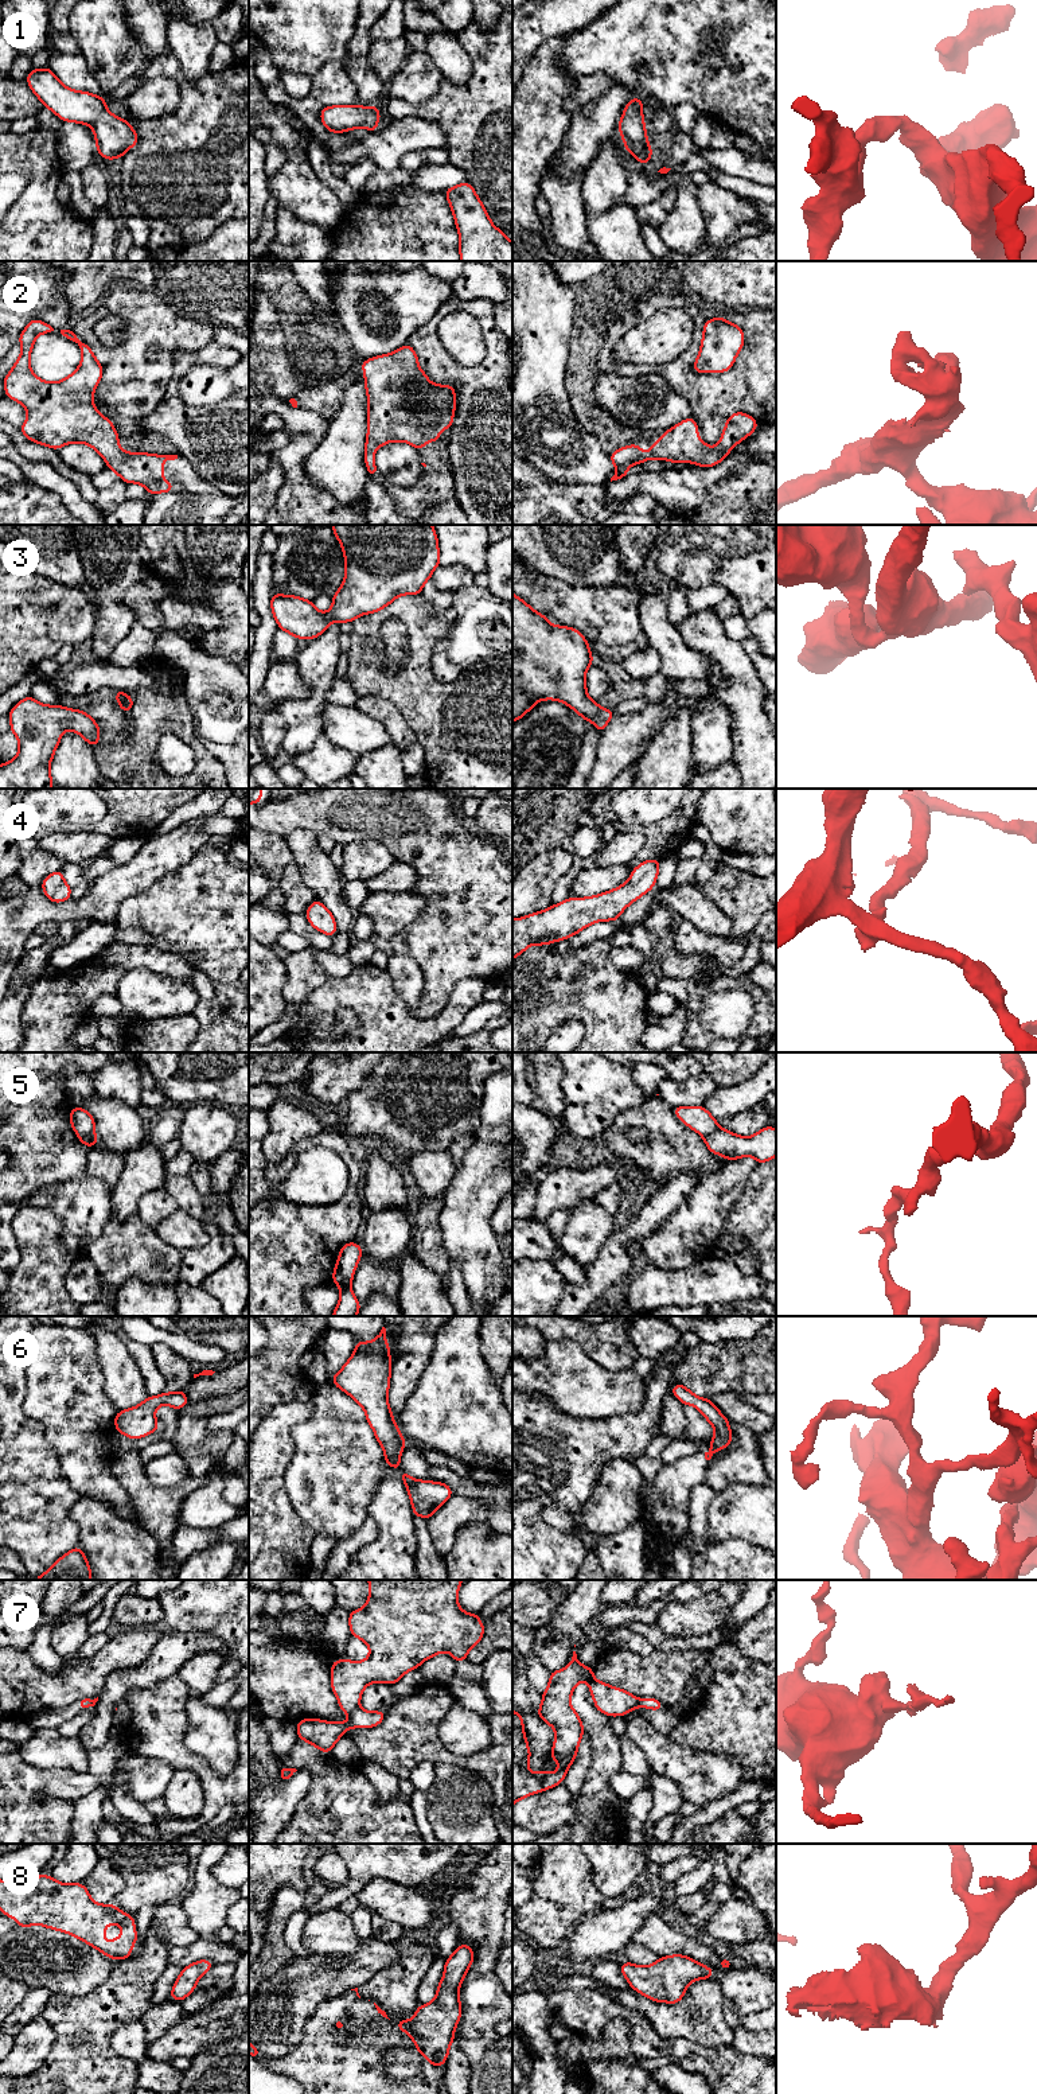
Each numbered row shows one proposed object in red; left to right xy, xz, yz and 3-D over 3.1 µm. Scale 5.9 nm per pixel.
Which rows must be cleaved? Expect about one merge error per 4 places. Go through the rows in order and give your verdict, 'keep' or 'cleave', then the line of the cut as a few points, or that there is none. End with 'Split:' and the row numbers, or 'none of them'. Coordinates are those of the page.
1: keep; cut none
2: keep; cut none
3: keep; cut none
4: keep; cut none
5: cleave; cut xy (93, 1133), (80, 1137)
6: keep; cut none
7: cleave; cut xz (358, 1707), (351, 1713)
8: keep; cut none
Split: 5, 7

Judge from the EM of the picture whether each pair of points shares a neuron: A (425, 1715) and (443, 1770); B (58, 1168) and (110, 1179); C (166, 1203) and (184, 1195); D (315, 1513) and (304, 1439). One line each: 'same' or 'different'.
A: different
B: different
C: different
D: same

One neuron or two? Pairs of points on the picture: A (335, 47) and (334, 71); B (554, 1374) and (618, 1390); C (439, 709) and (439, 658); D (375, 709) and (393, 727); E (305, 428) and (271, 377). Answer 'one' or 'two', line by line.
A: two
B: one
C: two
D: one
E: two

